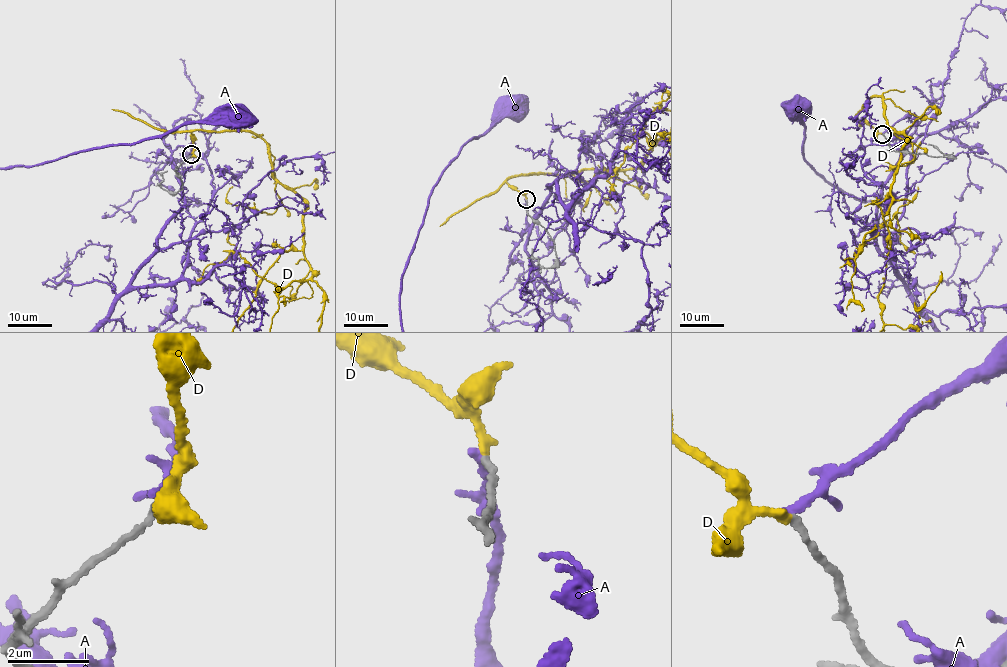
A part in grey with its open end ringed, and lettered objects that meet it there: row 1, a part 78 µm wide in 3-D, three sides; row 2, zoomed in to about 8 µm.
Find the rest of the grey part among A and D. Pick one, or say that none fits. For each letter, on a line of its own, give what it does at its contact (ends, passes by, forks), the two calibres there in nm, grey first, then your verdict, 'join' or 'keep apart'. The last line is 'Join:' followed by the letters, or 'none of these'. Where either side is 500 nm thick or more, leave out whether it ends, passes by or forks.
A: it passes by; 160 nm thick on the grey side, 180 nm on the other; keep apart
D: it ends there; 160 nm thick on the grey side, 220 nm on the other; join
Join: D

